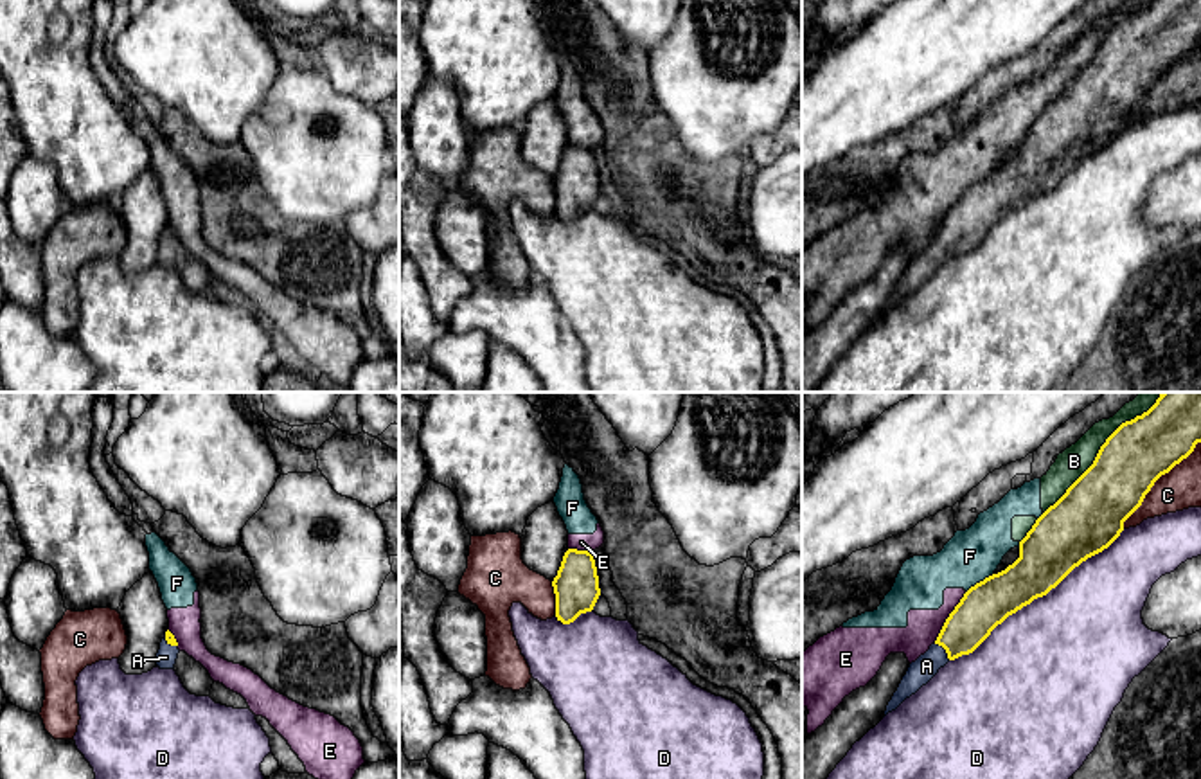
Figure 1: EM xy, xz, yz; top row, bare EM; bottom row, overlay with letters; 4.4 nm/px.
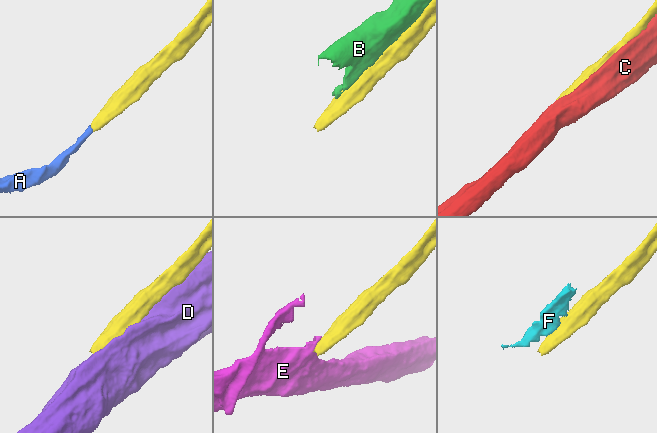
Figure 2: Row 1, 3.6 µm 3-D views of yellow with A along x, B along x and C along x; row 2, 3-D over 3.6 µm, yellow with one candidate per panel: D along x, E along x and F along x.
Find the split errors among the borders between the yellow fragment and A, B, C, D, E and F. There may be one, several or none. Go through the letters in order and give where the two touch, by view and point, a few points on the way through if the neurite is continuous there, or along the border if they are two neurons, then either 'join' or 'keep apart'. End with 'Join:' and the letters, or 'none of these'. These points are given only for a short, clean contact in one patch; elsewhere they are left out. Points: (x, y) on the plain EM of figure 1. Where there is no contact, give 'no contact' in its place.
A: yz (944, 245) | across yz (982, 205), (944, 245), (926, 263) | join
B: yz (1099, 49) | keep apart
C: yz (1155, 78) | keep apart
D: yz (1036, 195) | keep apart
E: yz (948, 214) | along yz (966, 189), (934, 240) | keep apart
F: yz (980, 179) | keep apart
Join: A

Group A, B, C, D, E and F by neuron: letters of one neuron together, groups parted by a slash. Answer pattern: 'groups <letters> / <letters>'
groups A / B E F / C / D

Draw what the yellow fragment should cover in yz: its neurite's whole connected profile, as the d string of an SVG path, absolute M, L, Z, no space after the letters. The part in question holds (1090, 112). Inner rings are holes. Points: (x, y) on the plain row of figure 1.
M1154 0L1122 20L1093 61L1019 139L1019 155L971 184L930 246L910 261L885 313L949 257L973 250L1009 212L1046 193L1075 164L1108 146L1154 79L1201 40L1201 0Z

